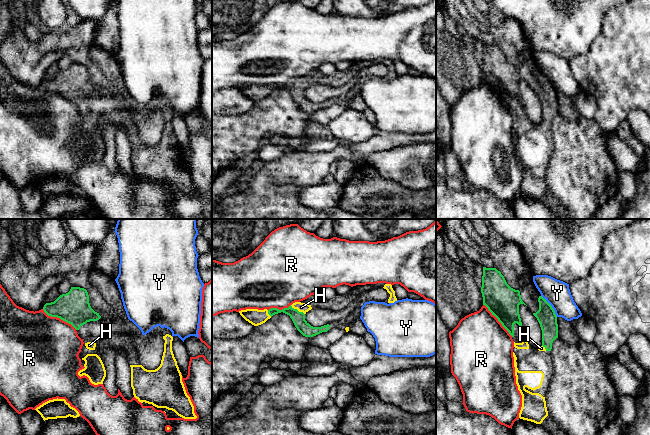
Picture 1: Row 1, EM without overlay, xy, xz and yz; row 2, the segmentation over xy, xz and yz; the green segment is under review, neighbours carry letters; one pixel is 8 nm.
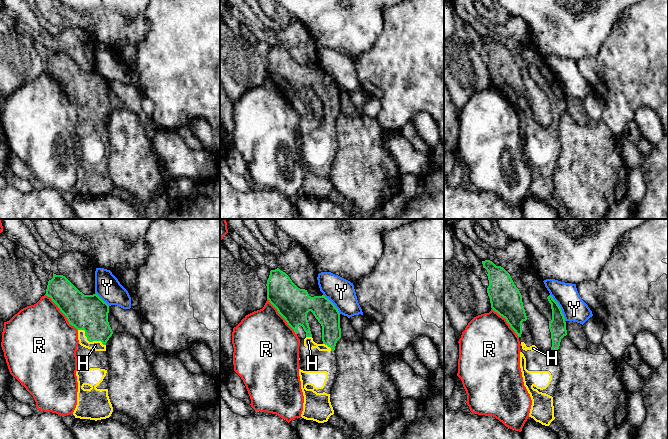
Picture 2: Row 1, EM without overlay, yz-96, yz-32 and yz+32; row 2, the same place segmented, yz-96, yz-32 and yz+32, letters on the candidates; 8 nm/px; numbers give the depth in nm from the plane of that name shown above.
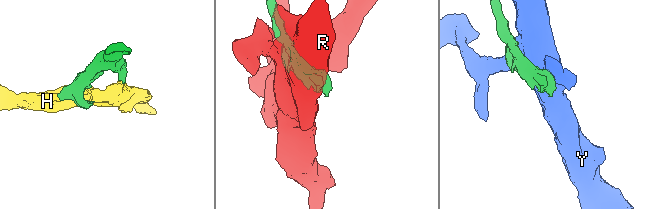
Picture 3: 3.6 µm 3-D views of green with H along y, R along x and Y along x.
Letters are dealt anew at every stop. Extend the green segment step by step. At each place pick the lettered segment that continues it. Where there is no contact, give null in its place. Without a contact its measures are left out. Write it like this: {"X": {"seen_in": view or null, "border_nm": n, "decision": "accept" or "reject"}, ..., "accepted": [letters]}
{"H": {"seen_in": "xz", "border_nm": 140, "decision": "accept"}, "R": {"seen_in": "xy", "border_nm": 320, "decision": "reject"}, "Y": {"seen_in": "yz", "border_nm": 220, "decision": "reject"}, "accepted": ["H"]}

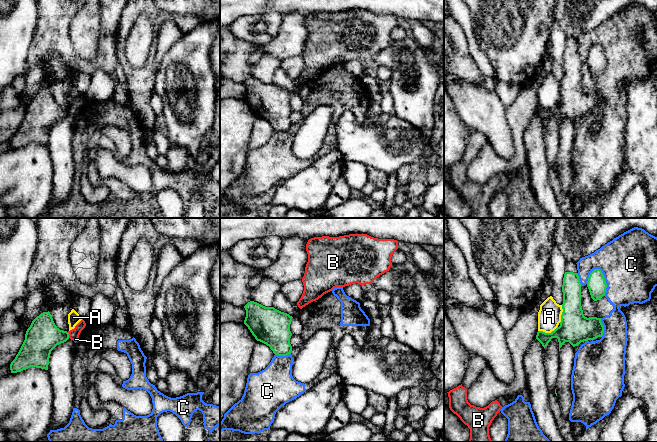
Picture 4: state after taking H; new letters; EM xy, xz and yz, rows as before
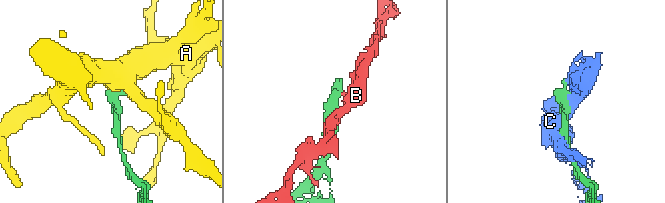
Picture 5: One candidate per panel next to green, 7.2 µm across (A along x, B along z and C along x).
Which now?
{"A": {"seen_in": "yz", "border_nm": 170, "decision": "reject"}, "B": {"seen_in": "xy", "border_nm": 50, "decision": "reject"}, "C": {"seen_in": "yz", "border_nm": 240, "decision": "reject"}, "accepted": []}

